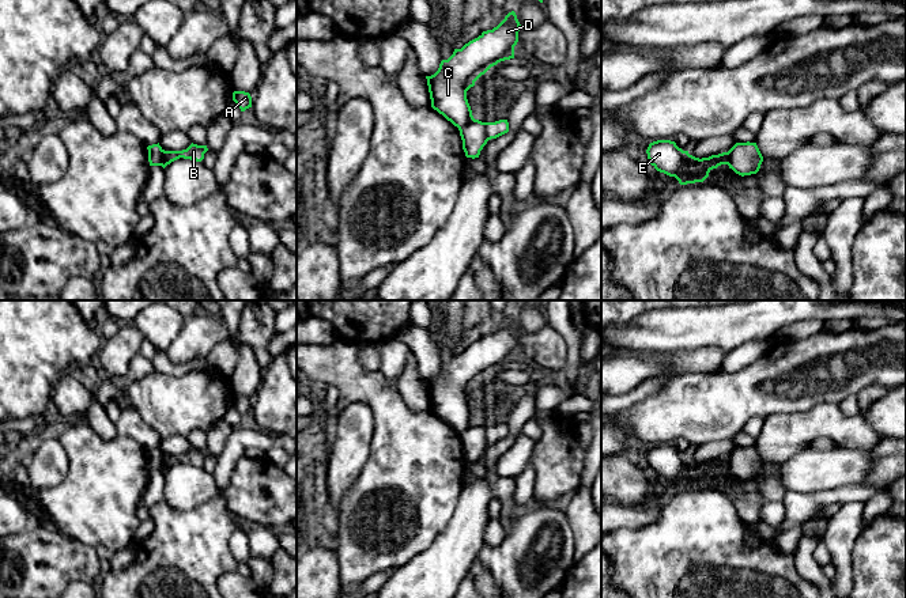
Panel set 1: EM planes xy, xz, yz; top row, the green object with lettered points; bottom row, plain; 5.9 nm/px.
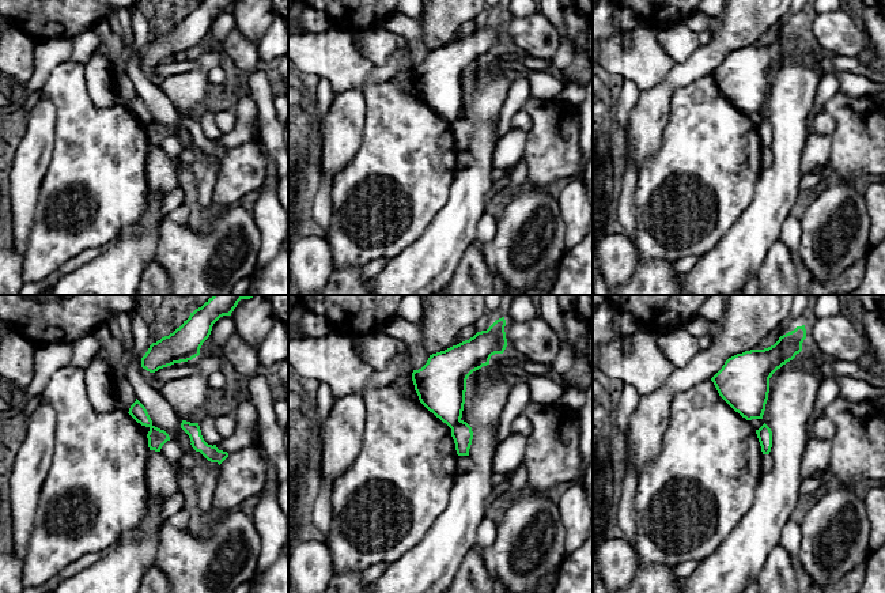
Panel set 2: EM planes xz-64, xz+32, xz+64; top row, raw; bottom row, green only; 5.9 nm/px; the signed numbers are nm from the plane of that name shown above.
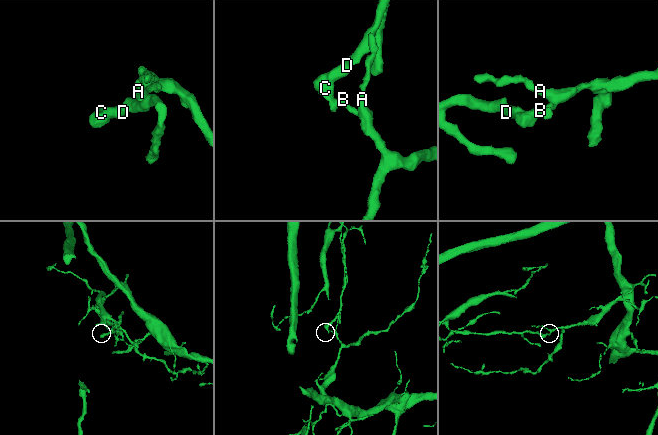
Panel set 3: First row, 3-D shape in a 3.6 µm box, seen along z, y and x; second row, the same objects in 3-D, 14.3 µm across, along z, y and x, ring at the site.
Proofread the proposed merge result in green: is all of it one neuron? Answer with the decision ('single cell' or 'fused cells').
fused cells

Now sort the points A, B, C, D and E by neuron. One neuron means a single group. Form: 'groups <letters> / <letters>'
groups A B / C D E

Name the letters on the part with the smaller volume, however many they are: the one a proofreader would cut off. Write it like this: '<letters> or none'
C, D, E

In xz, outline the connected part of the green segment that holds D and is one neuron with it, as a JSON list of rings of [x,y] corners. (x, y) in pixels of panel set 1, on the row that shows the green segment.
[[[511,11],[497,27],[483,31],[442,60],[438,71],[426,76],[431,107],[458,129],[465,126],[473,118],[467,91],[491,67],[514,58],[520,26]]]

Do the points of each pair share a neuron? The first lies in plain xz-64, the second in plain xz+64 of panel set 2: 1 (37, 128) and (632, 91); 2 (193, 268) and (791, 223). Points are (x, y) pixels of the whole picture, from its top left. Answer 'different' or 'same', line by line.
1: different
2: different

